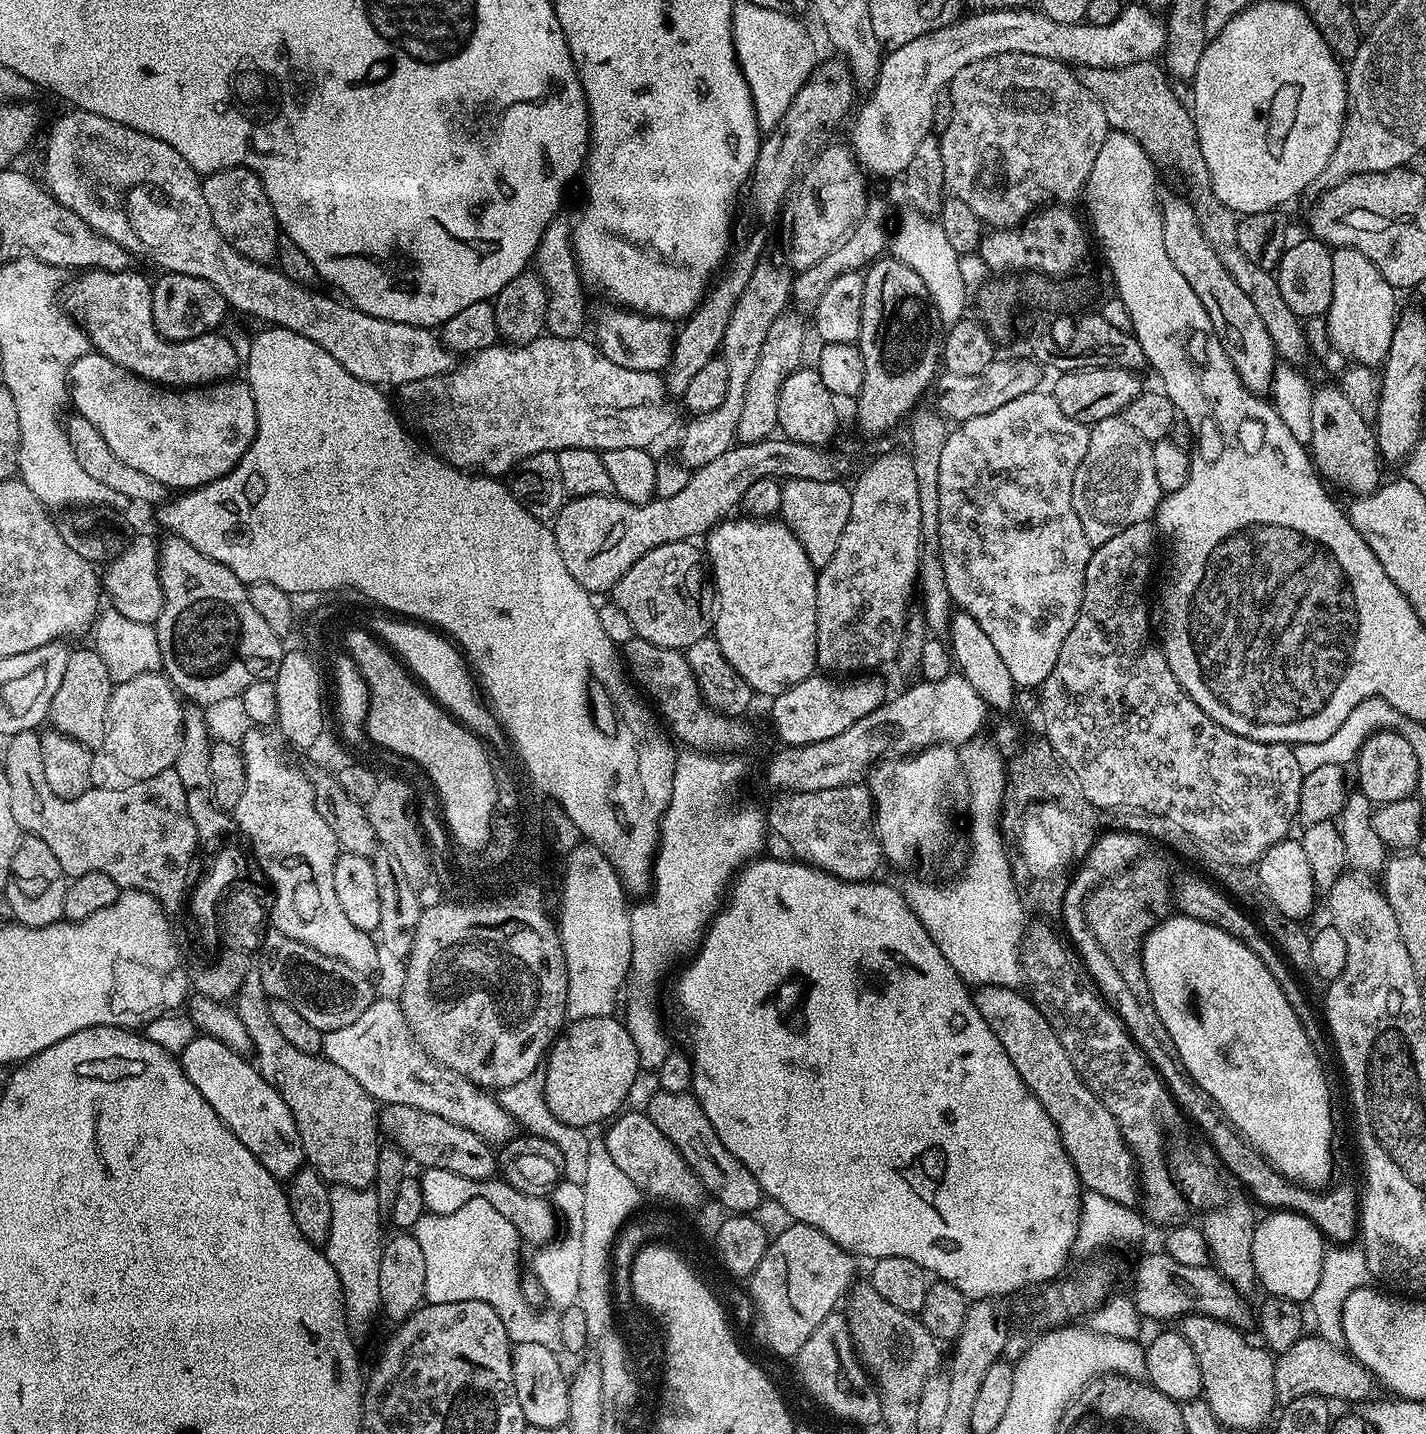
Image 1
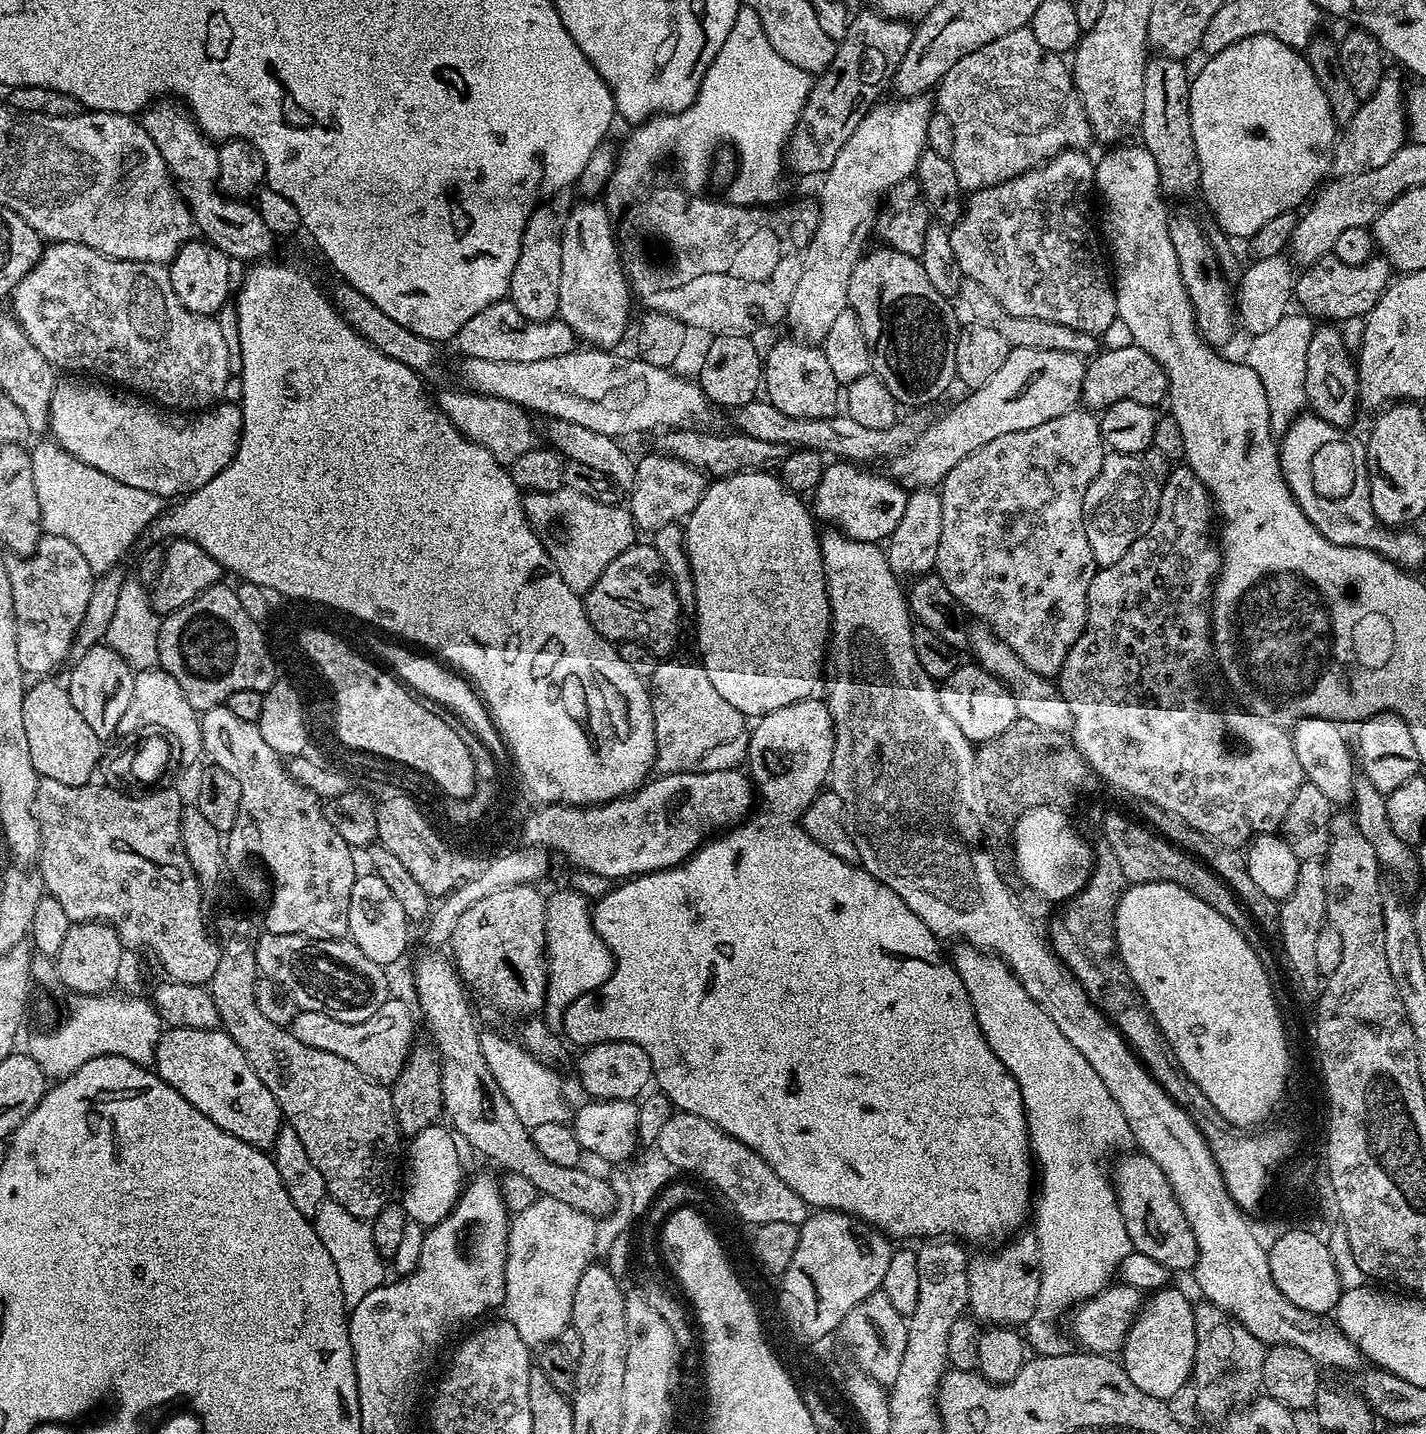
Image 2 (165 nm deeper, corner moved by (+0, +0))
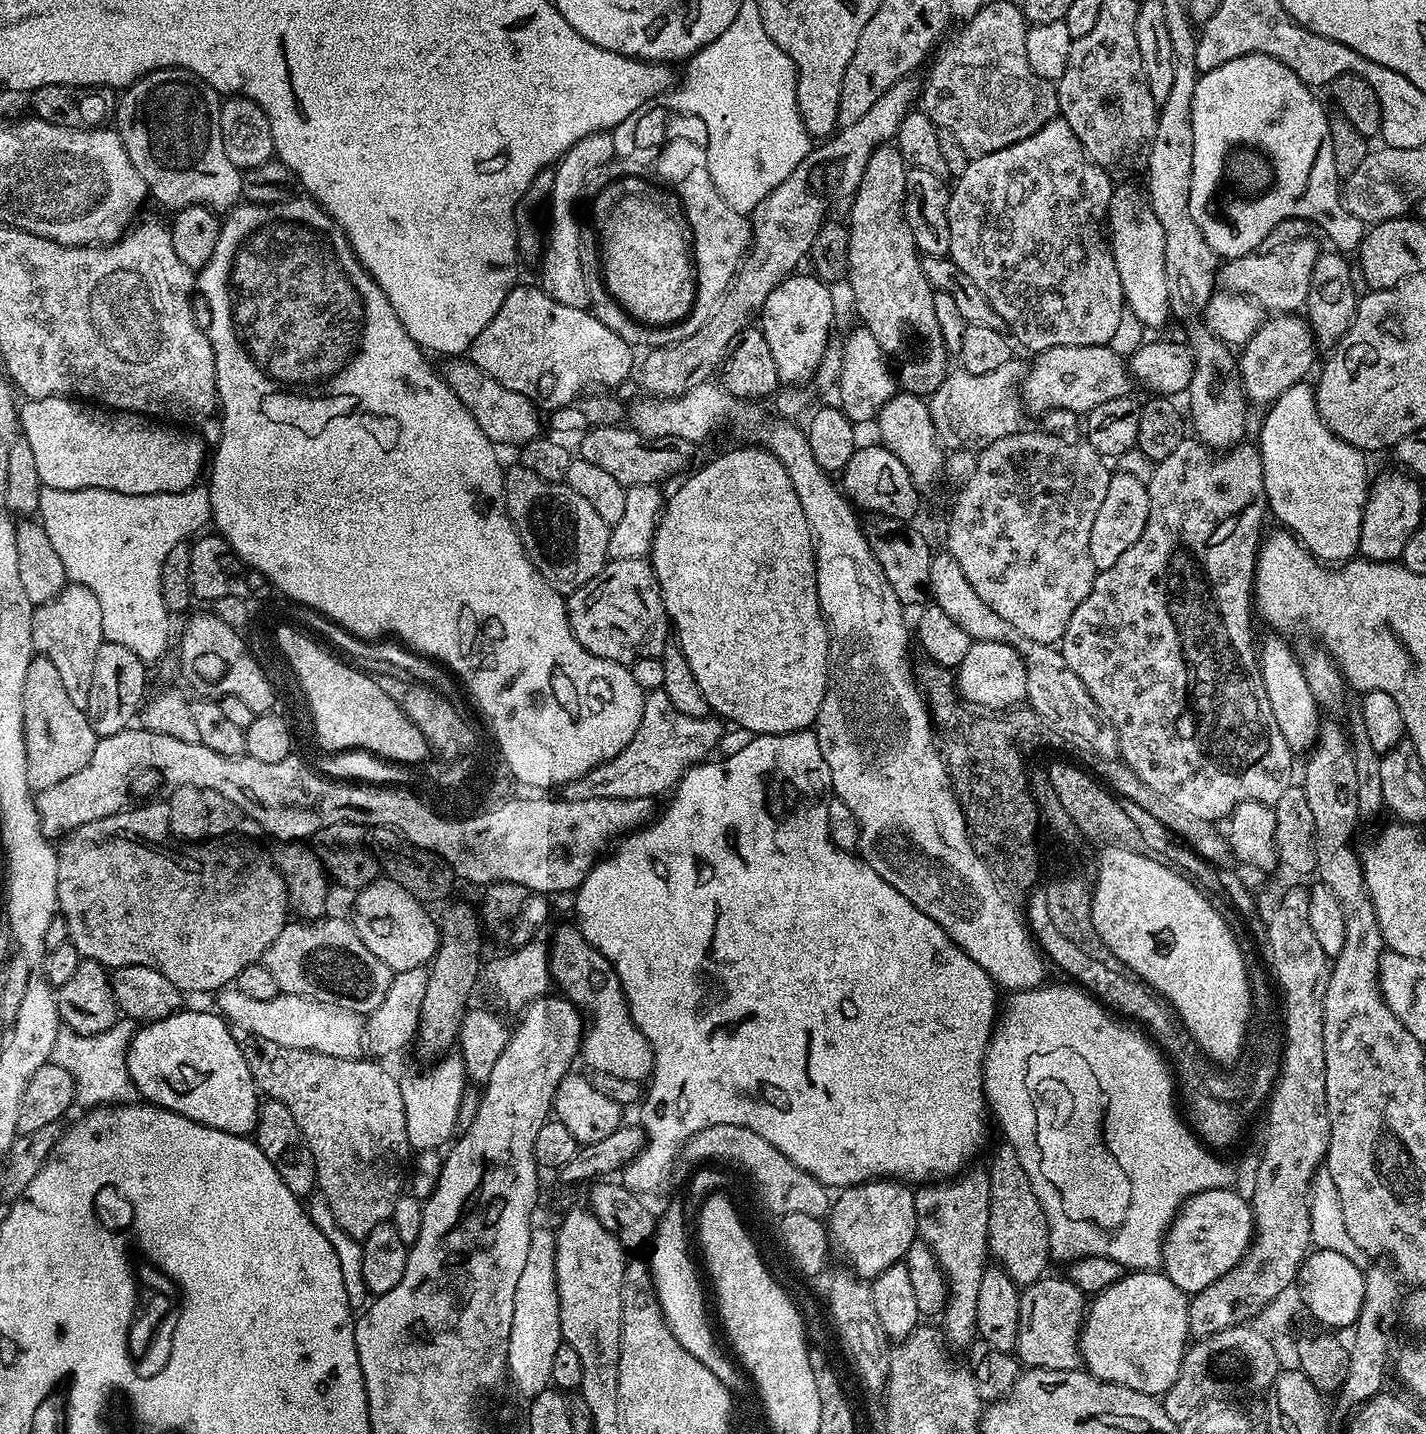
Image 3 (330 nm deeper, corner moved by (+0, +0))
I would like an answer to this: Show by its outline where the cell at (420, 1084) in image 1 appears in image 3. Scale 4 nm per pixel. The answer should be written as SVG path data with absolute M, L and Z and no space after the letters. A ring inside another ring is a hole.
M235 986L223 989L215 1000L217 1004L215 1007L225 1021L247 1032L253 1032L256 1036L266 1038L266 1042L278 1042L278 1046L330 1054L334 1058L347 1060L357 1059L366 1048L365 1017L342 1006L330 1006L330 1002L318 1002L310 998L283 994L270 998L270 1002L254 1002L254 998L242 994Z

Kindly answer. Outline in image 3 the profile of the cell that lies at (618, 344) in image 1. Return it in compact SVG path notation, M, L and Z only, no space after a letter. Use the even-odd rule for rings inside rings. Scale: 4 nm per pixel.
M595 132L587 135L586 138L579 139L570 150L564 152L555 165L554 190L550 197L552 225L547 225L546 228L546 251L539 265L541 266L539 283L546 286L548 295L566 306L589 307L586 278L584 277L586 265L580 261L580 224L576 221L576 208L572 203L579 198L584 183L592 175L597 175L604 164L610 163L615 154L612 132Z

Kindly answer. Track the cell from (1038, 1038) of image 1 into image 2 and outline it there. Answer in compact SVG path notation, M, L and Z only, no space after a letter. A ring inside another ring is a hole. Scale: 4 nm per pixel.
M1143 1154L1135 1155L1126 1157L1114 1175L1116 1200L1133 1249L1146 1254L1146 1258L1162 1262L1173 1273L1195 1269L1198 1246L1194 1242L1194 1230L1190 1230L1190 1222L1186 1222L1172 1183L1162 1174L1158 1162Z

